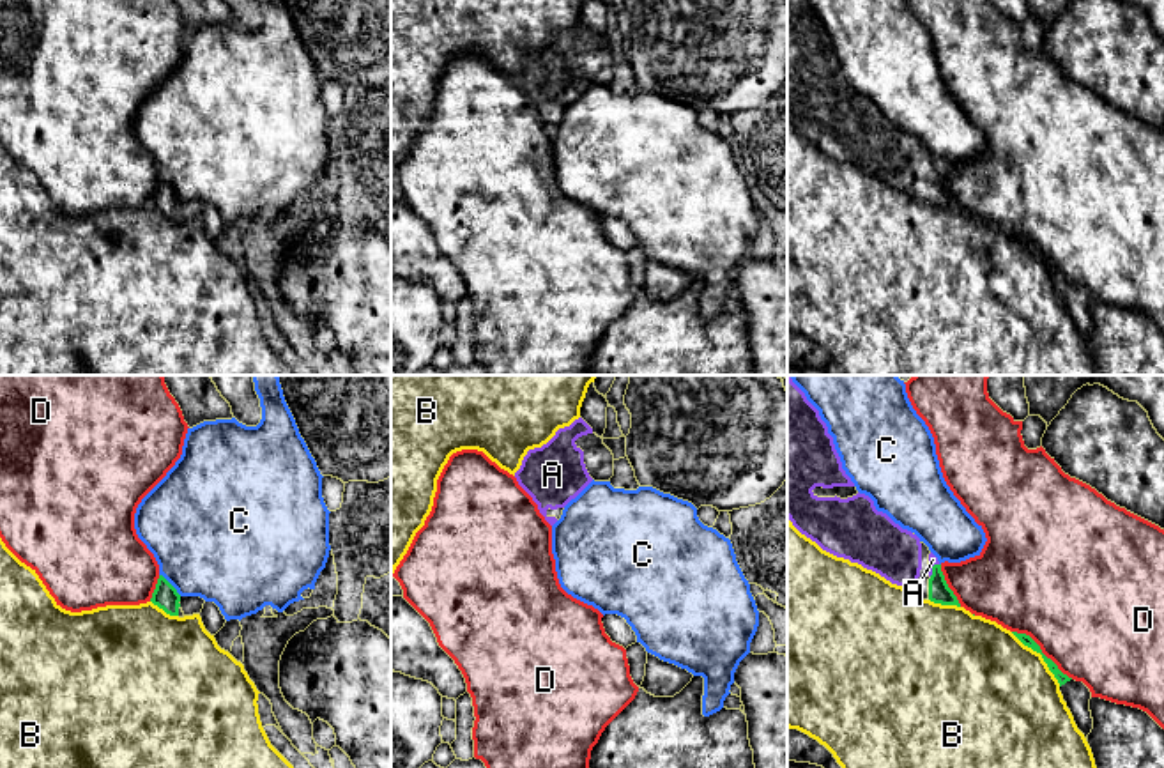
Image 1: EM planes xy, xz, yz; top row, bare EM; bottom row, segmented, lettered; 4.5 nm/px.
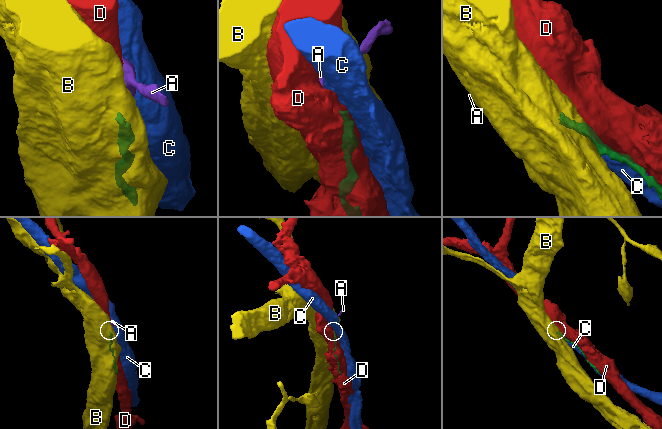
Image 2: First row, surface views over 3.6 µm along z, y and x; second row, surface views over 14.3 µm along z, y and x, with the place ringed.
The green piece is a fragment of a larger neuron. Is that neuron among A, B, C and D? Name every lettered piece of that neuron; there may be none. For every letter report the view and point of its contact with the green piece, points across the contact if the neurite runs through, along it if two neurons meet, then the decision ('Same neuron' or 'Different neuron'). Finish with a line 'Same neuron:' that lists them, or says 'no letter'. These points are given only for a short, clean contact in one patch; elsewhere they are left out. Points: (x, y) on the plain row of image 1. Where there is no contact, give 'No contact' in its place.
A: Touches green at yz (933, 172). Same neuron
B: Touches green at yz (1041, 257). Different neuron
C: Touches green at xy (170, 188). Different neuron
D: Touches green at yz (1041, 255). Different neuron
Same neuron: A

